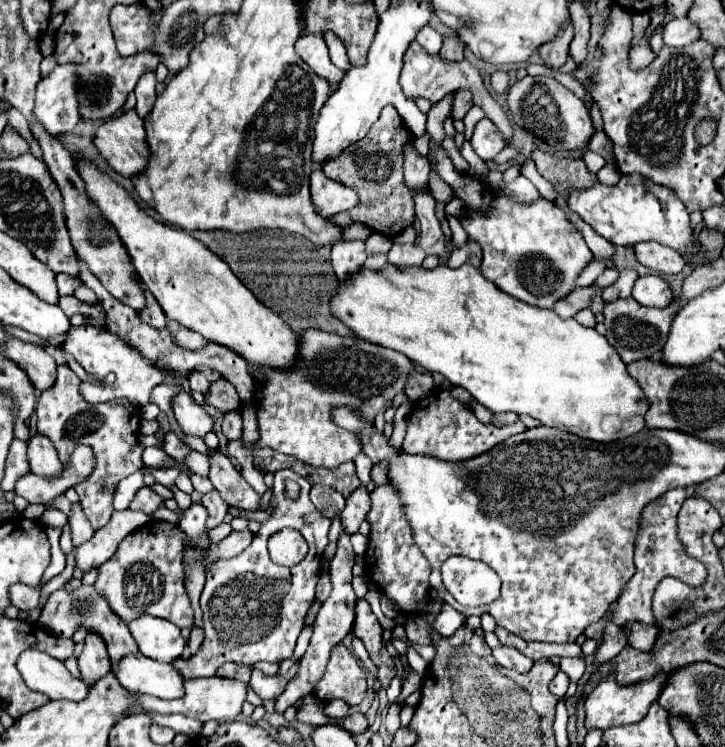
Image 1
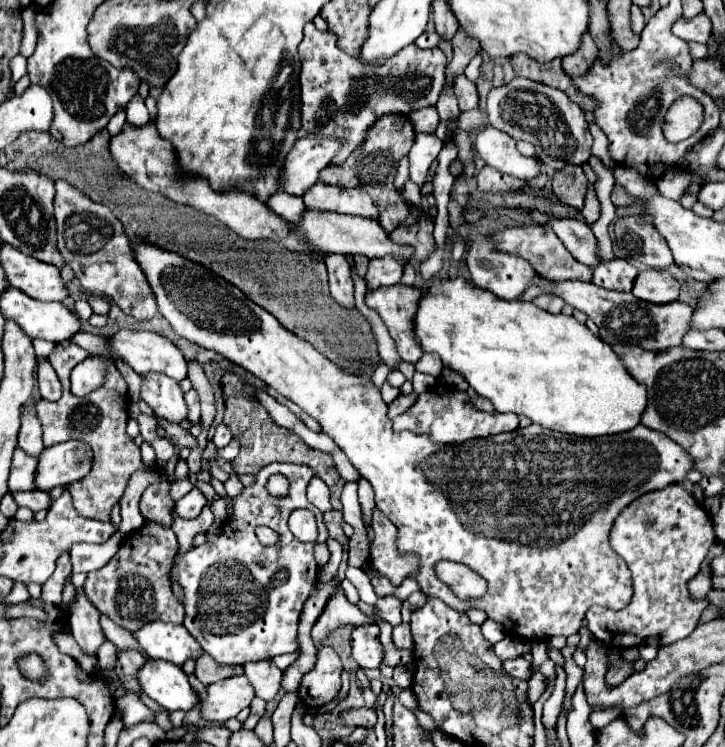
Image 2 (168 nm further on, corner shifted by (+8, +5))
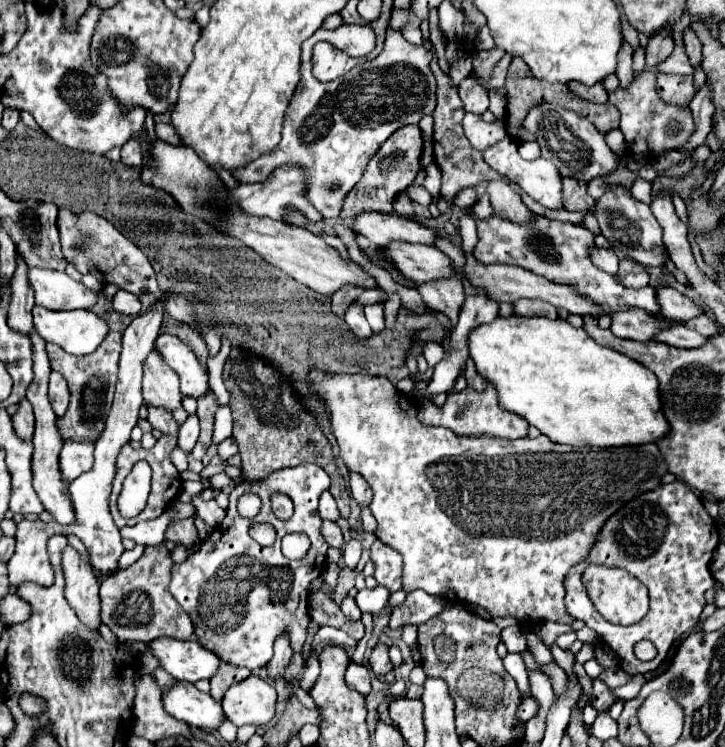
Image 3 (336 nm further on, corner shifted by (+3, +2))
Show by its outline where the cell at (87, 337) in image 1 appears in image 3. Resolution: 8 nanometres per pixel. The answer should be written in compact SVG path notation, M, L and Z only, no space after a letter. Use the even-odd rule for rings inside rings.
M162 333L156 339L154 349L160 353L162 361L180 375L180 391L184 397L192 395L198 399L202 393L208 391L208 371L176 335Z

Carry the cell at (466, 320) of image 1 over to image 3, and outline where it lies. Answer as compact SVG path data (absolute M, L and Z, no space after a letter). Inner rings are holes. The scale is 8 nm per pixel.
M516 313L510 317L498 315L494 321L470 331L468 355L476 365L476 373L496 389L502 409L524 417L556 443L604 449L656 443L668 433L668 421L660 411L656 377L638 361L598 345L582 327L574 327L564 319L522 317Z

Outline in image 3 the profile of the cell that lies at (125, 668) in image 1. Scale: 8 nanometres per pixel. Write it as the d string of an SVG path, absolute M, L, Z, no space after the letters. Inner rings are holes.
M174 681L174 685L166 687L162 691L162 703L164 711L172 717L204 731L218 729L224 719L222 705L214 701L210 693L198 691L188 681Z

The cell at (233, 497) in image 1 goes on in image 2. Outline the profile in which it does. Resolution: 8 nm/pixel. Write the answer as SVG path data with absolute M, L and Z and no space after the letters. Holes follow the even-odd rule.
M157 418L157 424L159 424L161 428L165 428L165 432L167 432L167 438L173 442L173 446L177 446L177 448L183 448L183 446L189 446L189 448L193 448L193 446L197 444L197 442L195 442L195 438L189 434L189 430L181 428L181 424L165 422L163 418Z

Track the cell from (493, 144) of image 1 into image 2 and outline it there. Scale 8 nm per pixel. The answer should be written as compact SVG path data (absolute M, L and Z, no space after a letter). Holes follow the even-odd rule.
M487 126L477 134L475 150L485 164L519 180L529 182L541 174L537 158L527 158L519 154L519 150L515 148L515 140L509 134L495 130L493 126Z

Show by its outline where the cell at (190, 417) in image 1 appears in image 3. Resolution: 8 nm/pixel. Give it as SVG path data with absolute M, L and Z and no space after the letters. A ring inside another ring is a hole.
M154 351L144 361L142 393L144 393L146 405L162 407L170 413L176 411L178 407L182 407L178 375L166 363L162 363L158 353L154 353Z

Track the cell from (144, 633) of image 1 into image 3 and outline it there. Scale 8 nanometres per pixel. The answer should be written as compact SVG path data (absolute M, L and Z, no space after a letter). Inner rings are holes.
M158 637L150 641L154 657L158 657L160 667L168 671L174 679L196 683L200 679L210 679L220 661L214 653L204 649L198 641L178 641L172 637Z

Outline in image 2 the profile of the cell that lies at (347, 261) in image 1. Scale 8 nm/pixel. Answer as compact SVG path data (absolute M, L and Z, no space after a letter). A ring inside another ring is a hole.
M329 254L325 258L325 266L329 270L329 288L333 300L343 306L343 308L355 308L353 300L353 280L351 280L351 270L349 262L341 254Z

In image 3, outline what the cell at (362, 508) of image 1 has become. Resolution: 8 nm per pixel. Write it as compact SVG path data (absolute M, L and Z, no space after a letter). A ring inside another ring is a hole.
M324 521L322 523L322 535L324 535L324 539L326 539L326 543L330 545L330 547L342 547L344 545L344 537L342 537L342 529L338 527L338 523L334 523L334 521Z

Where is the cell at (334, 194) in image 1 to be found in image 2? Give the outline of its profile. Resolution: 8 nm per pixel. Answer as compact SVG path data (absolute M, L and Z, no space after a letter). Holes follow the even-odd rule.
M323 182L313 184L303 196L307 210L317 212L341 212L377 220L377 206L369 198L369 194L361 190L341 190L337 186L329 186Z

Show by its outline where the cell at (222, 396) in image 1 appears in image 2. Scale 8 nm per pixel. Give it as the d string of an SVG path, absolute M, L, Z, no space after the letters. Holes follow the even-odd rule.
M227 372L227 374L223 374L221 384L223 384L223 392L225 392L225 418L223 418L223 424L231 430L233 438L237 438L239 444L241 444L239 456L231 462L233 470L237 474L257 474L257 470L261 470L269 462L305 462L307 466L311 466L317 472L317 476L321 480L325 480L325 484L331 490L333 508L341 510L339 496L341 496L341 488L343 488L345 482L341 480L341 476L333 468L333 462L323 462L323 456L325 456L323 452L311 450L299 436L295 436L289 430L283 430L283 428L275 426L281 434L267 434L267 420L271 420L269 412L257 402L255 388L249 382L239 380L235 374Z

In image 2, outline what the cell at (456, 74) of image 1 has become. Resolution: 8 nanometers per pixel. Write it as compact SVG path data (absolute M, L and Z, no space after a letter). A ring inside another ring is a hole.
M313 22L305 26L305 38L299 44L299 56L301 56L301 74L299 74L299 86L301 86L301 130L297 132L297 138L303 138L307 134L319 134L325 138L339 138L343 140L341 150L333 156L331 164L343 164L353 150L359 148L361 140L367 138L369 128L373 122L387 114L409 114L413 110L435 106L435 100L441 94L445 76L443 70L447 66L447 58L439 48L421 50L415 44L405 46L399 50L393 58L387 58L385 62L359 62L359 58L347 56L337 46L337 34L331 30L317 30Z

